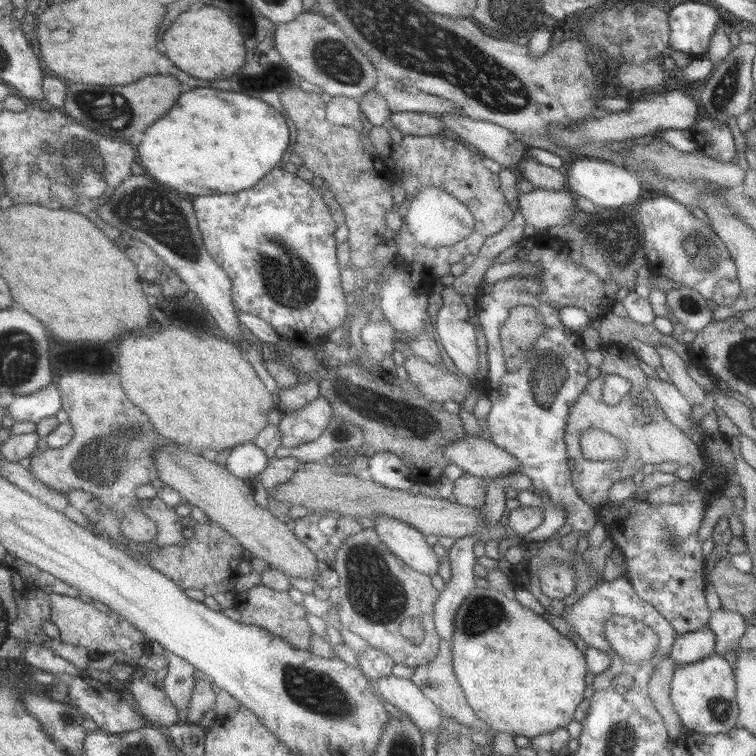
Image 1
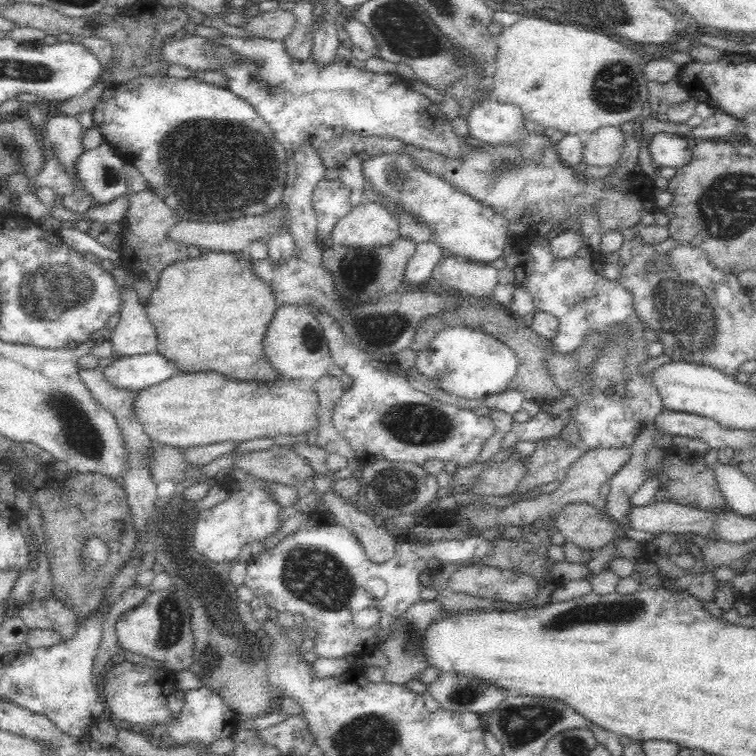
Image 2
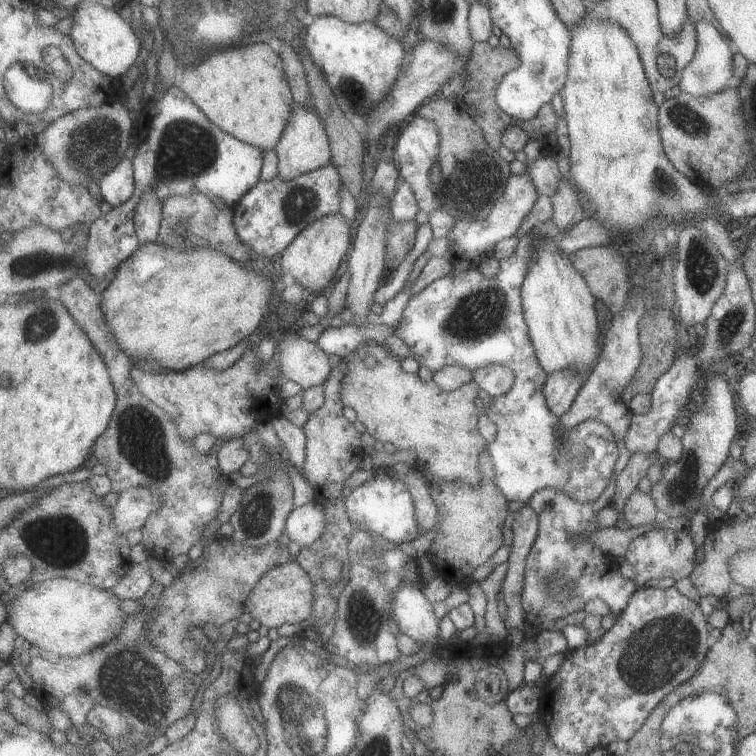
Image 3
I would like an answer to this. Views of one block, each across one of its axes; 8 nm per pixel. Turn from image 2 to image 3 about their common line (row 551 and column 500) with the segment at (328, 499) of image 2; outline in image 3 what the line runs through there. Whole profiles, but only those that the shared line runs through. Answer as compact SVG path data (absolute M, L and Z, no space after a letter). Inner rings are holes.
M485 364L473 370L473 382L479 386L481 394L489 394L491 398L503 396L515 382L515 374L501 364Z

